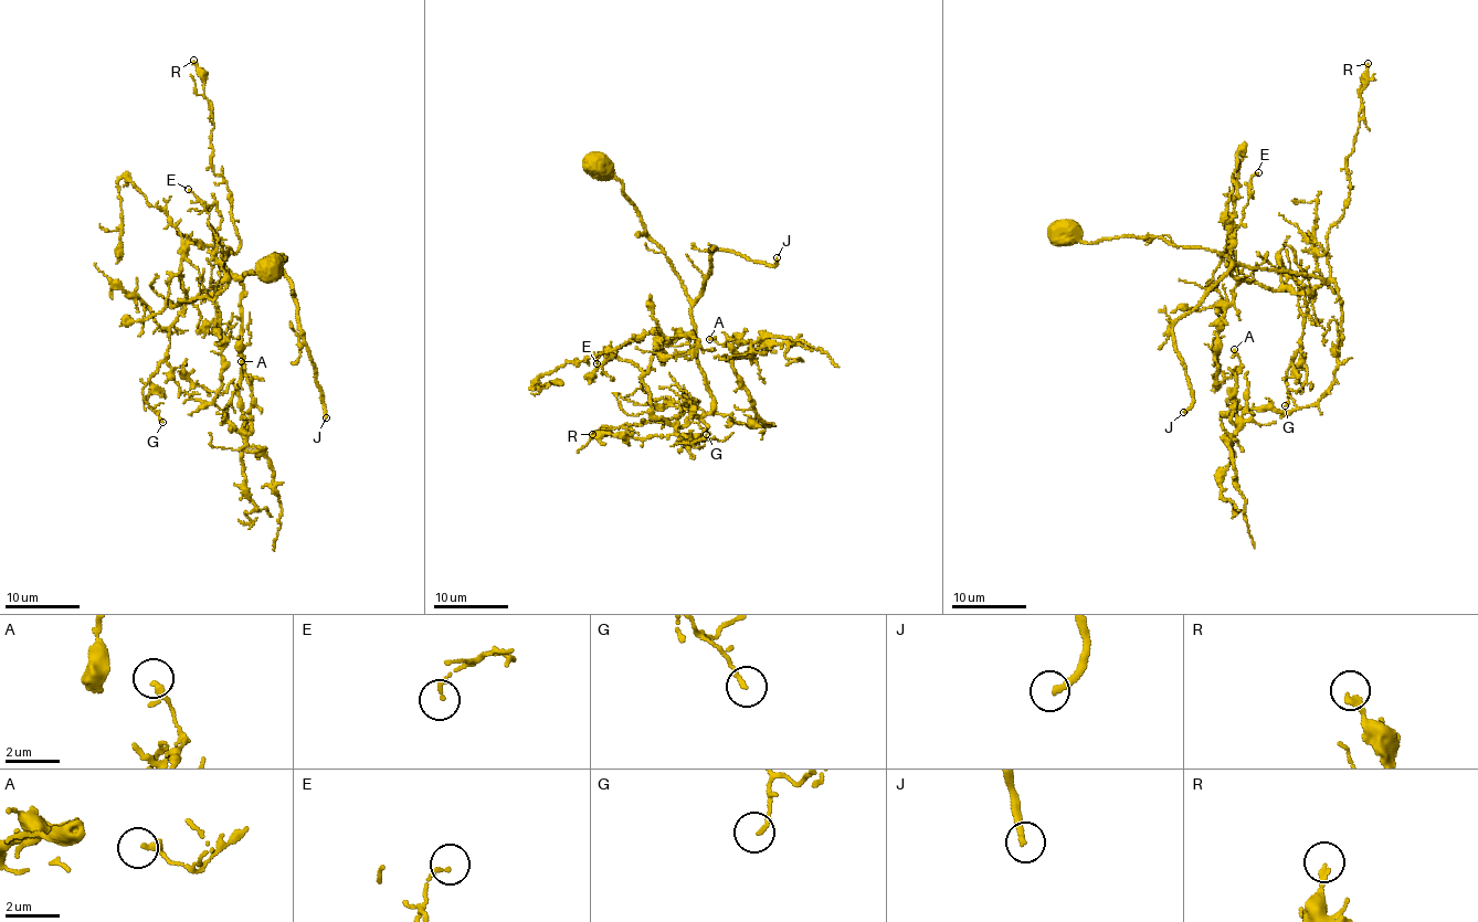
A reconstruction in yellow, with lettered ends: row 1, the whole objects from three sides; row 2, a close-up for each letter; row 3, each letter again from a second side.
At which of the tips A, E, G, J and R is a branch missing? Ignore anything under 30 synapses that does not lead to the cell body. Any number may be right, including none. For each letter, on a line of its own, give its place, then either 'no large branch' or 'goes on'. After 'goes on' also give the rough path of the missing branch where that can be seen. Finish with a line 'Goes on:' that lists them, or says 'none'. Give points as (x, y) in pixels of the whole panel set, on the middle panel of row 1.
A: (709, 339) | no large branch
E: (597, 363) | no large branch
G: (706, 434) | no large branch
J: (777, 257) | goes on
R: (592, 434) | no large branch
Goes on: J

